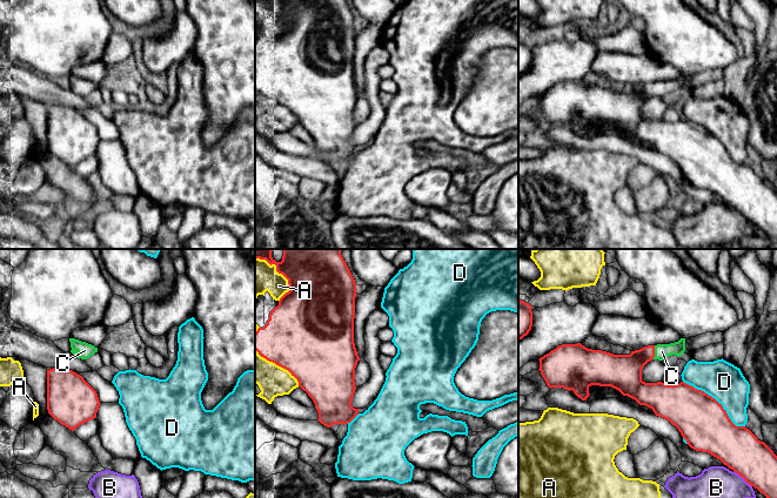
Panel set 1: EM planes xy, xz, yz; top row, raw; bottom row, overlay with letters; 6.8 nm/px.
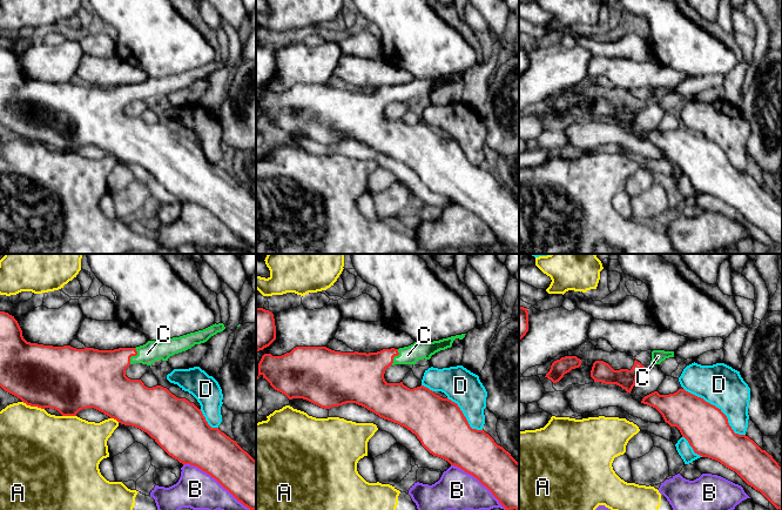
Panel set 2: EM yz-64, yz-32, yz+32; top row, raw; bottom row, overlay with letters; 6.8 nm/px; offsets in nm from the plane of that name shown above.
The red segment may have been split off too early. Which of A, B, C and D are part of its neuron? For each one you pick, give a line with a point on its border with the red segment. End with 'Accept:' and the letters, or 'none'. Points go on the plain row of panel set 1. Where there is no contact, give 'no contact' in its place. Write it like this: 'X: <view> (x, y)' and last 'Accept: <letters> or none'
C: yz (654, 89)
Accept: C

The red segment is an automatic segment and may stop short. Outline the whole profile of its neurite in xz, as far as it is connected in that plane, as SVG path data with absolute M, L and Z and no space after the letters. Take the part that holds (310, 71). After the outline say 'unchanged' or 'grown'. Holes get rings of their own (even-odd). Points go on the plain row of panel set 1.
M269 0L287 16L290 27L279 38L267 61L255 69L255 87L288 107L308 130L327 164L348 161L359 146L351 142L360 94L354 80L356 20L347 0Z | unchanged

